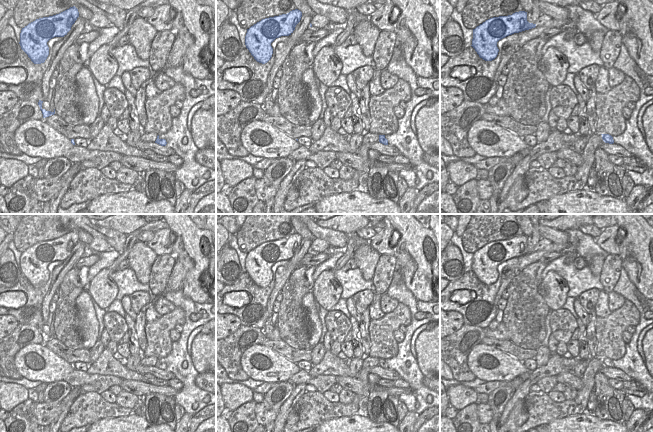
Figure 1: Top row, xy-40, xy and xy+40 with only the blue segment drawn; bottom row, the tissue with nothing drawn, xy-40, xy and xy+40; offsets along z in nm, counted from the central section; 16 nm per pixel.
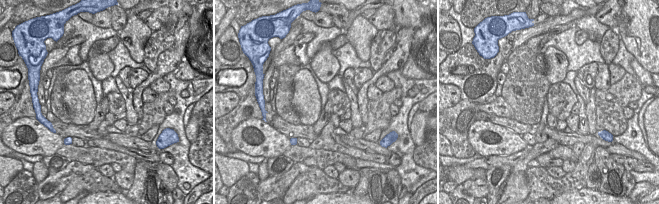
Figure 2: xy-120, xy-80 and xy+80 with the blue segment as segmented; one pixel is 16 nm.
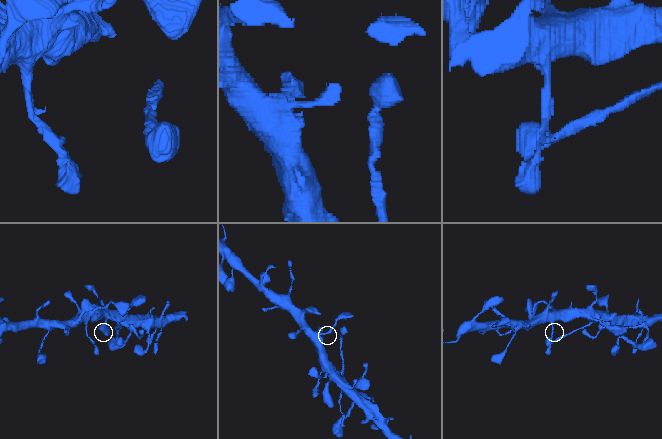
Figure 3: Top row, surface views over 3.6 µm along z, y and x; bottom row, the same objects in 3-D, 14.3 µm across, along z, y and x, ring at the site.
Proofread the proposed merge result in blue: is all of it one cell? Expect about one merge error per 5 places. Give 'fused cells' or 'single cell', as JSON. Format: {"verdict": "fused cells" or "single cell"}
{"verdict": "single cell"}

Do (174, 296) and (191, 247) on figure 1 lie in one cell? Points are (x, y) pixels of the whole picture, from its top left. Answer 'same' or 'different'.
different

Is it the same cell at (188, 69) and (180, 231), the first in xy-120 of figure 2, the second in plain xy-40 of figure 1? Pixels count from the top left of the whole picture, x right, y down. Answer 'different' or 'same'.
same

